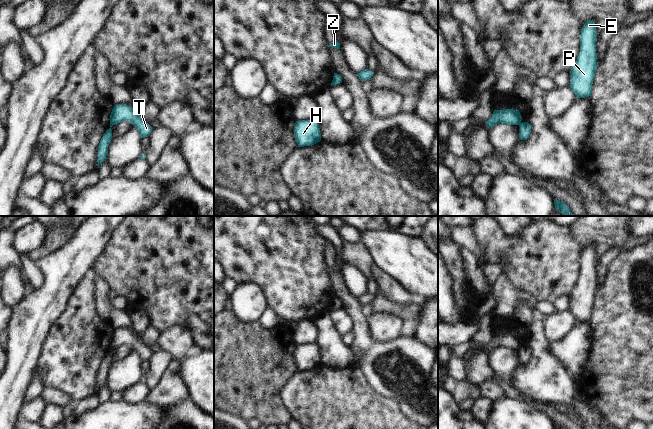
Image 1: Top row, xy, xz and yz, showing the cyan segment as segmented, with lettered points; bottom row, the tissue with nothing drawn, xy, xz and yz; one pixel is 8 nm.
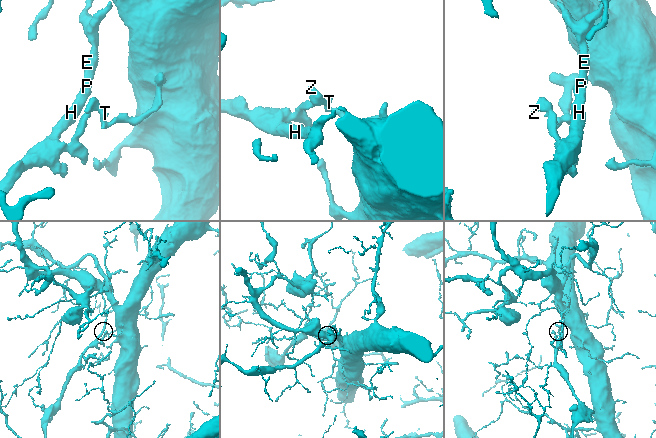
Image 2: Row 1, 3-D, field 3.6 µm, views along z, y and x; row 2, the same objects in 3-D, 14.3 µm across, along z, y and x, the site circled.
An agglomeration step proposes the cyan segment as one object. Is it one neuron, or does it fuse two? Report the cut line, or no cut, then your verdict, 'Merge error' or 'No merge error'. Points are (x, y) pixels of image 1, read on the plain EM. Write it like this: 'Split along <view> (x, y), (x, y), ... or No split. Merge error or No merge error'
Split along yz (520, 346), (519, 349). Merge error

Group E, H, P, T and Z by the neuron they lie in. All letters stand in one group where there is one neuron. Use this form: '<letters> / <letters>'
E H P / T Z

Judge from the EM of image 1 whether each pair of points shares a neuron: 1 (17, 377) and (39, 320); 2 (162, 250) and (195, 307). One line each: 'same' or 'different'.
1: same
2: same

